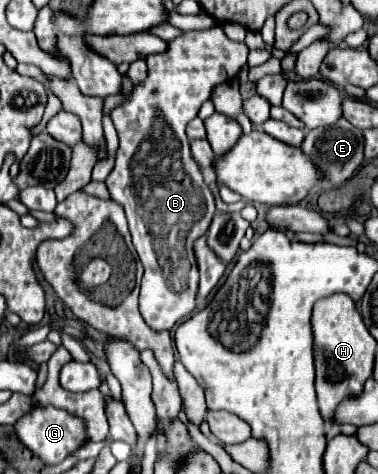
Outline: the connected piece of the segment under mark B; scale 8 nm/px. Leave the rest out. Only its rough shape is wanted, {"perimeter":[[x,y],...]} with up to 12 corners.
{"perimeter":[[183,31],[113,109],[153,331],[195,309],[215,197],[187,123],[249,47]]}

